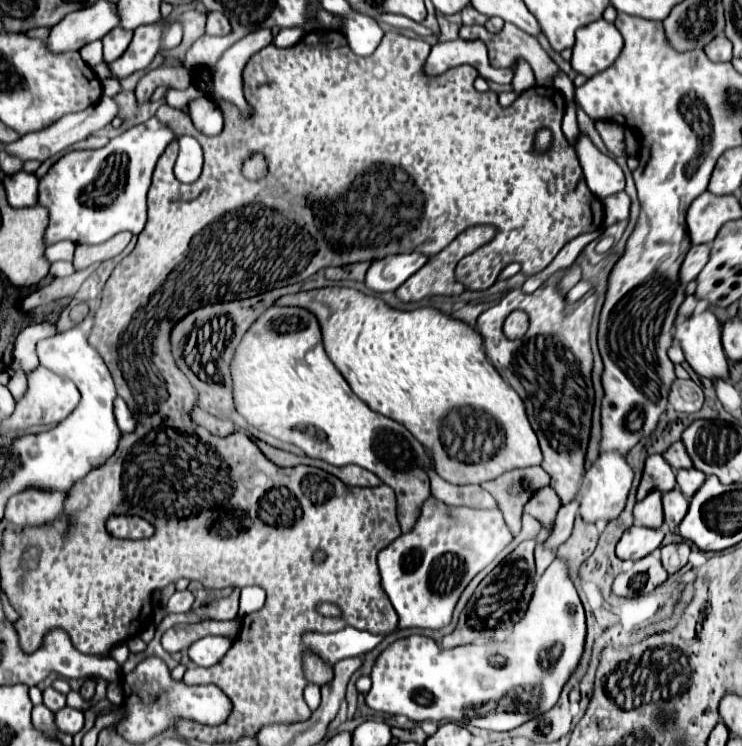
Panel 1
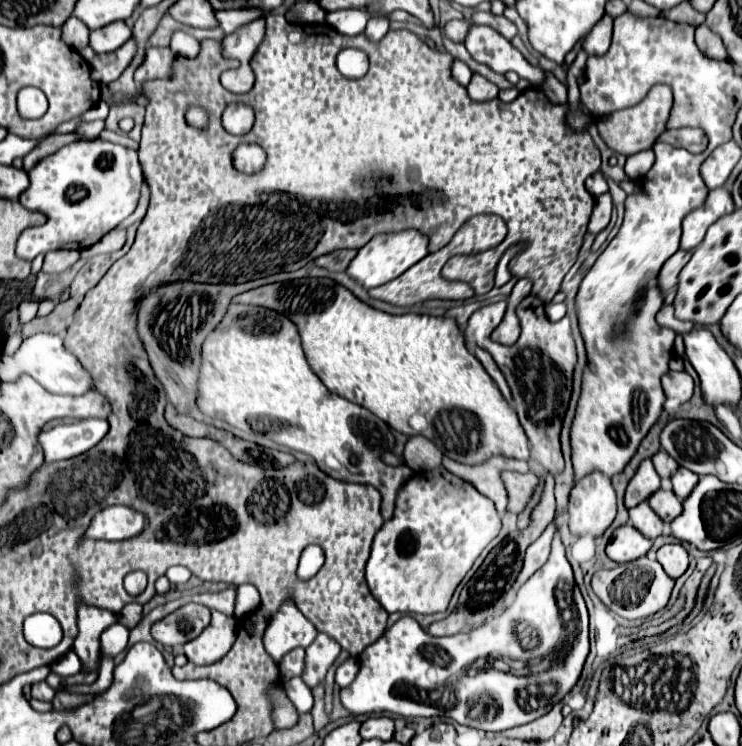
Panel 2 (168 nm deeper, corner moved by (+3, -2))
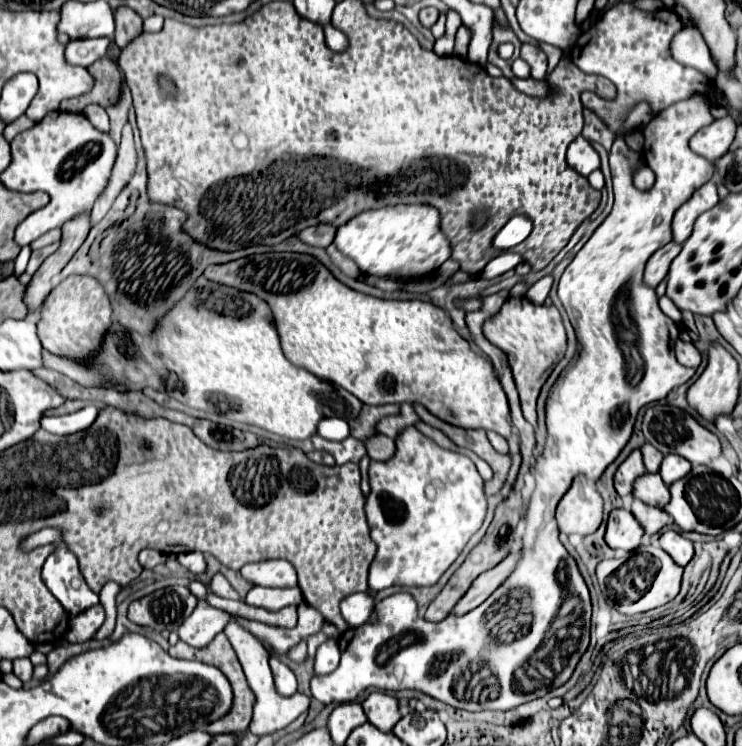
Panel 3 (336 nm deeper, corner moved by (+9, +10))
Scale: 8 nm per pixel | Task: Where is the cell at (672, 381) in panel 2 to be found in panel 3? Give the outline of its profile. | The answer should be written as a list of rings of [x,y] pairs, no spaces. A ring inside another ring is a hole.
[[[677,340],[673,350],[675,350],[675,358],[679,360],[679,364],[683,364],[687,368],[697,368],[701,364],[701,354],[697,352],[697,348],[691,342]]]

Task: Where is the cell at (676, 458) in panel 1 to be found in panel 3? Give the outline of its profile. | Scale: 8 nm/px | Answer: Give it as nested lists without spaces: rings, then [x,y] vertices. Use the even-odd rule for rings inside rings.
[[[643,444],[641,452],[643,452],[643,462],[645,462],[647,472],[659,472],[659,464],[663,462],[663,454],[651,444]]]

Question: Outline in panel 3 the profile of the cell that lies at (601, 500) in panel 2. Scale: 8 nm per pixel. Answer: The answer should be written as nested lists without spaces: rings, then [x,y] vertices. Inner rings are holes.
[[[577,476],[557,506],[557,524],[565,534],[593,534],[603,516],[603,498],[595,482]]]

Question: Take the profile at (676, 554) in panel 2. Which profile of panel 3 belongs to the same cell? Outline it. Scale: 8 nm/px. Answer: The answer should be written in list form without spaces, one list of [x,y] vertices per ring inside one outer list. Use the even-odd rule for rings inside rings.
[[[673,530],[663,532],[659,538],[659,544],[679,566],[685,566],[693,558],[693,542],[683,538],[679,532],[673,532]]]

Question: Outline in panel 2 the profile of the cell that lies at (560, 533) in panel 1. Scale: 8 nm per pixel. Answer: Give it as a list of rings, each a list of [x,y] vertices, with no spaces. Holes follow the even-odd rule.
[[[549,524],[549,526],[545,528],[545,532],[527,548],[523,568],[521,568],[521,572],[519,572],[519,576],[517,576],[515,584],[513,584],[515,590],[517,590],[523,582],[527,582],[527,578],[529,578],[535,570],[539,570],[539,568],[545,564],[545,560],[549,558],[549,544],[551,544],[553,532],[555,532],[555,524]]]

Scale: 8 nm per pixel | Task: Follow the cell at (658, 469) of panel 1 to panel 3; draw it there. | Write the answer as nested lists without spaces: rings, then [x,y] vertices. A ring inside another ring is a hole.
[[[633,450],[629,454],[629,458],[619,466],[617,474],[615,474],[615,490],[621,498],[625,496],[631,496],[633,492],[633,484],[639,476],[643,476],[647,470],[645,470],[645,464],[643,464],[643,456],[641,456],[641,450]]]

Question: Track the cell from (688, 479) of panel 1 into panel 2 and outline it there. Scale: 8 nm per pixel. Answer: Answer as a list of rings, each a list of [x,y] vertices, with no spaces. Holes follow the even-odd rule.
[[[679,468],[679,470],[677,470],[673,476],[671,476],[675,496],[677,496],[677,498],[683,502],[683,500],[685,500],[685,498],[691,494],[691,490],[695,488],[697,480],[699,480],[699,476],[697,476],[697,474],[689,472],[687,468]]]

